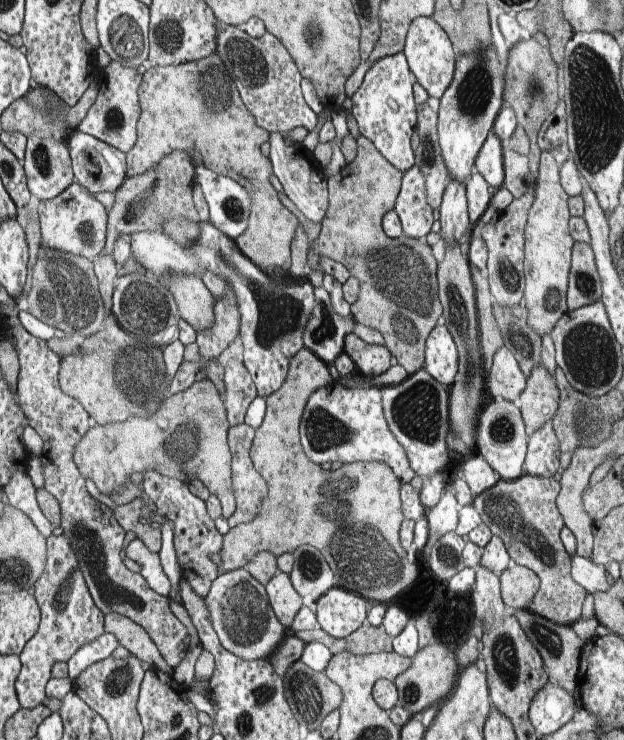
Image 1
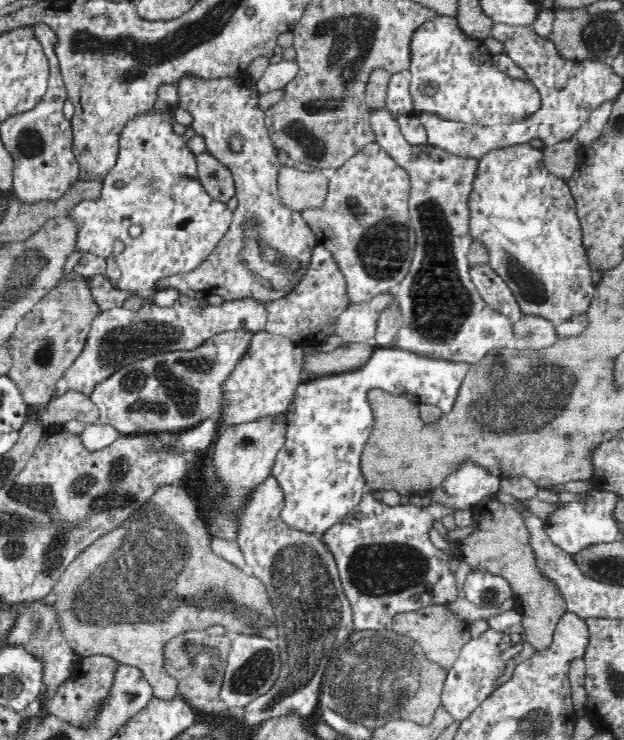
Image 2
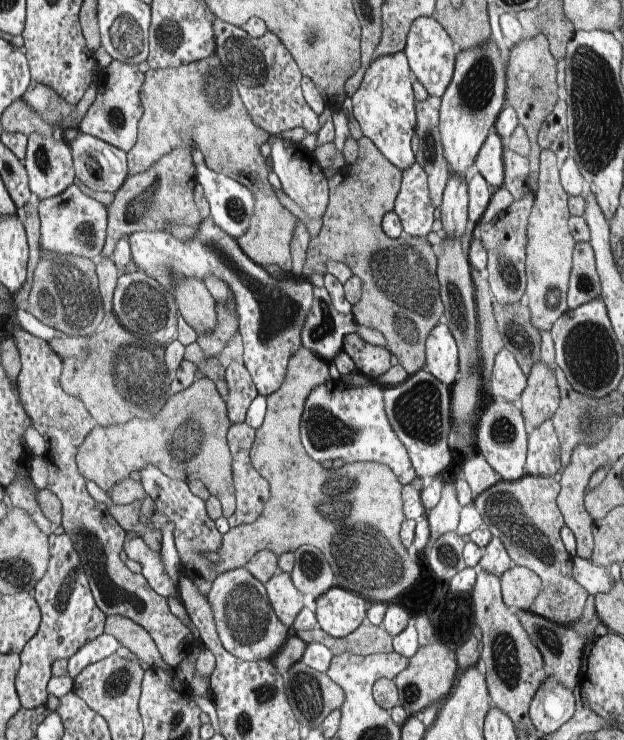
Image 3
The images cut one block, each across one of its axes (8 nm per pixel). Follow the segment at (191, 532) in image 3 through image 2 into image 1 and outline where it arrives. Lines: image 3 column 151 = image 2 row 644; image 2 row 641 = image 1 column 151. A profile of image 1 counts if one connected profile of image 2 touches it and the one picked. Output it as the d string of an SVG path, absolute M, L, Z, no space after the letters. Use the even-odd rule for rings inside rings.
M158 470L142 472L141 483L143 491L154 501L156 511L166 518L173 529L173 542L178 556L178 564L181 568L181 576L186 578L192 588L205 597L211 590L212 583L218 578L218 567L210 560L212 554L218 554L223 550L223 534L216 530L215 521L207 511L207 504L198 496L190 492L189 485L180 479L164 476Z

